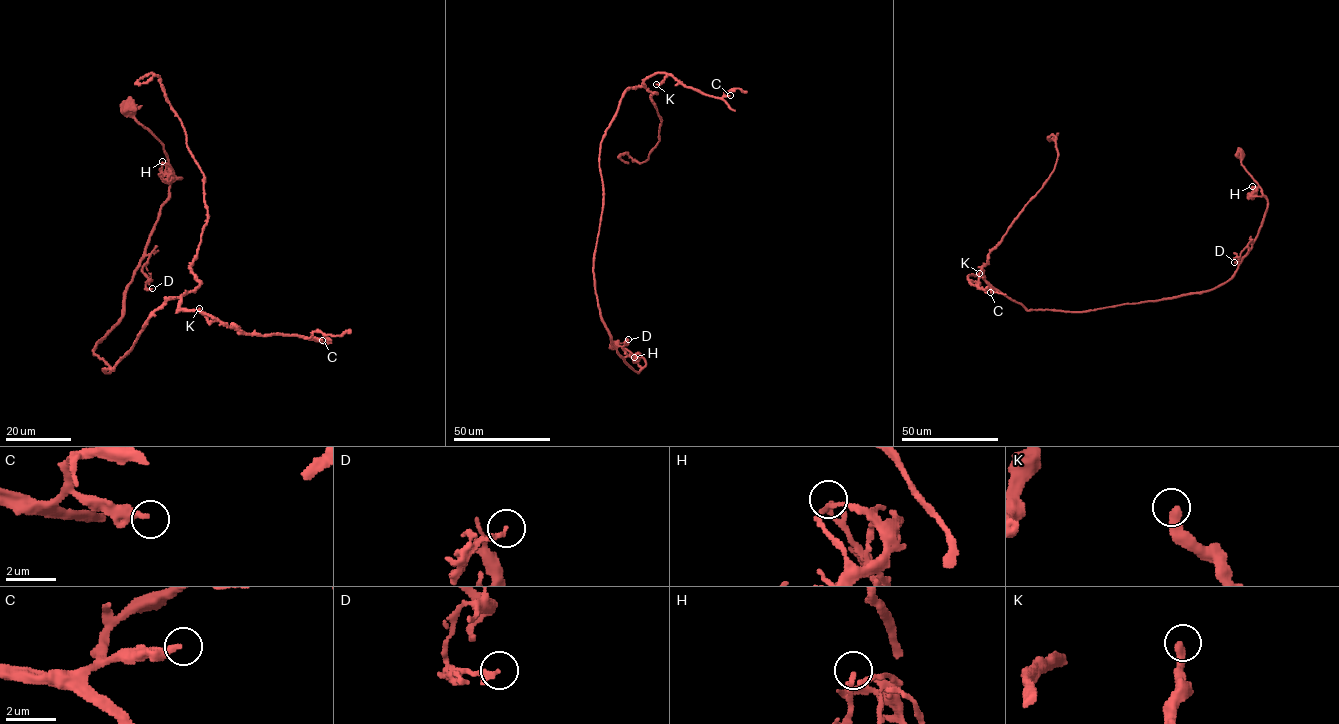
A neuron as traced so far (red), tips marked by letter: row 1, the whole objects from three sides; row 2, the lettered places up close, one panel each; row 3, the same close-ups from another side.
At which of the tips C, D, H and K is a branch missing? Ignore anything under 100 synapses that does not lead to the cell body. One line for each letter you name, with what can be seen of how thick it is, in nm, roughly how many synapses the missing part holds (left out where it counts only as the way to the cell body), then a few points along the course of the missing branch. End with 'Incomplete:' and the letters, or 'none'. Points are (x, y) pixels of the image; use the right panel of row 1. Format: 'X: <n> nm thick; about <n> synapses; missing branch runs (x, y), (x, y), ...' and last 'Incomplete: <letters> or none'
Incomplete: none

